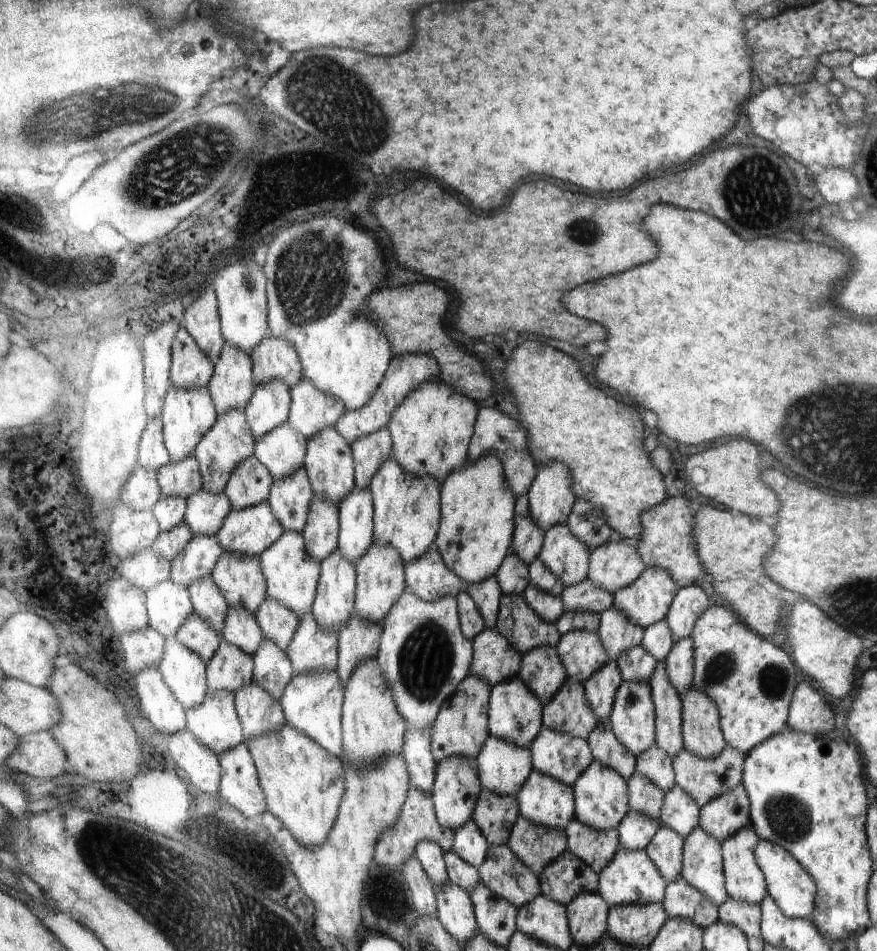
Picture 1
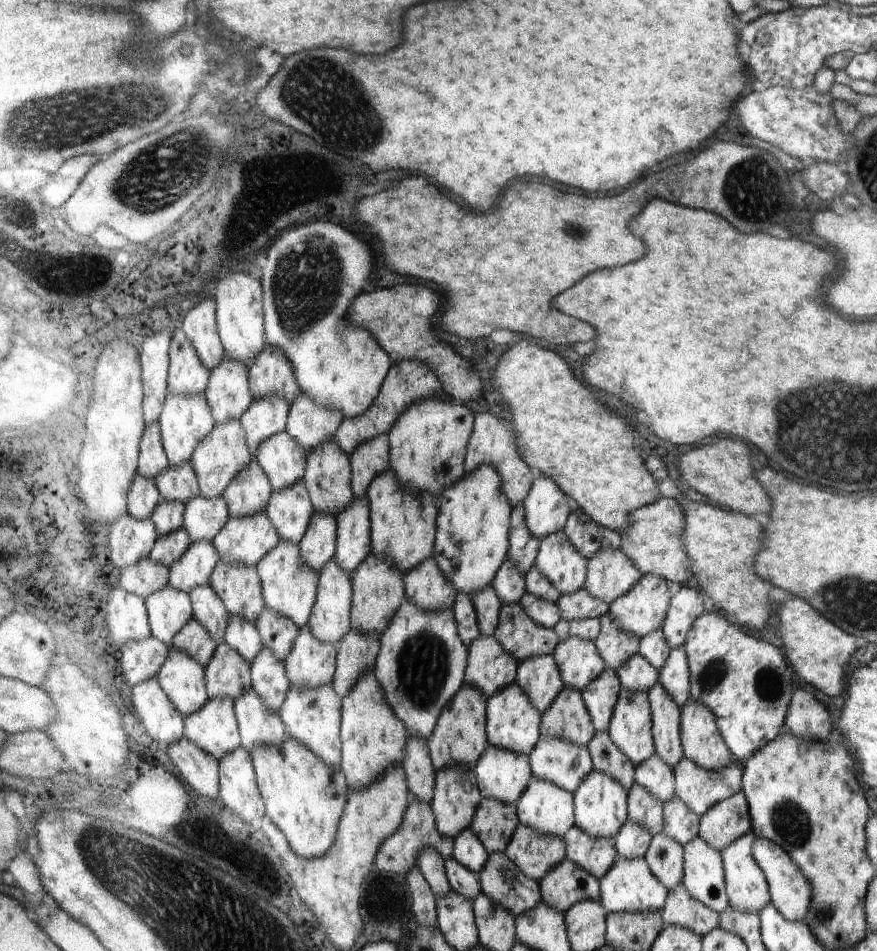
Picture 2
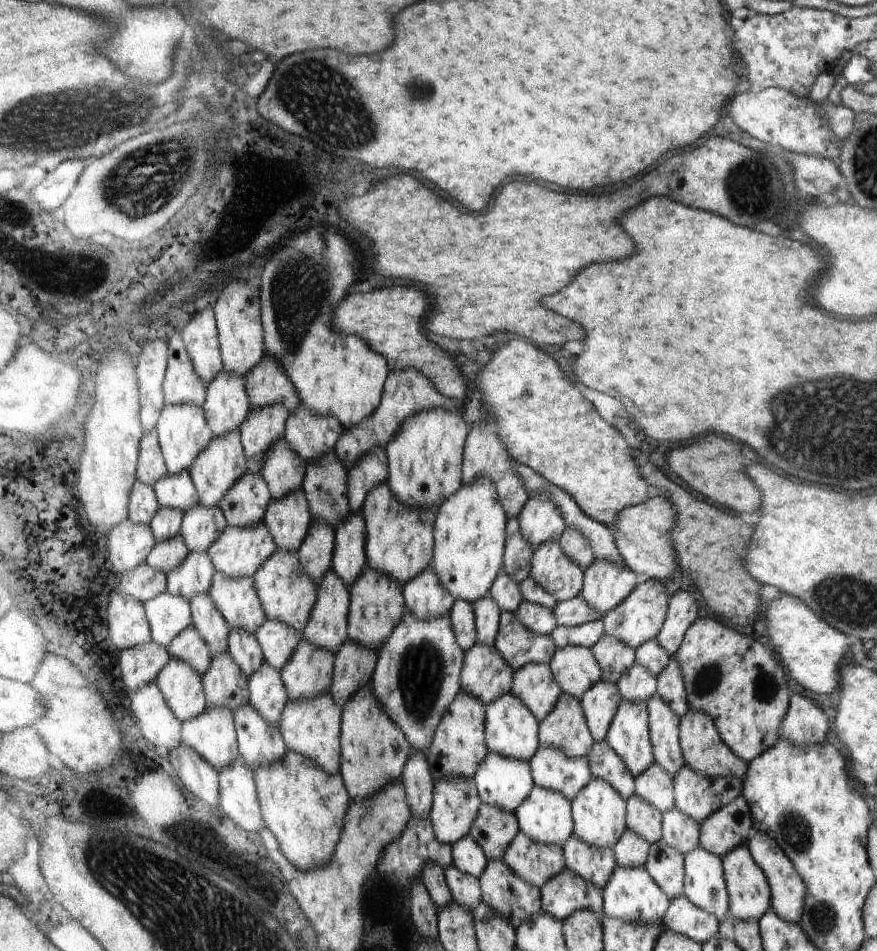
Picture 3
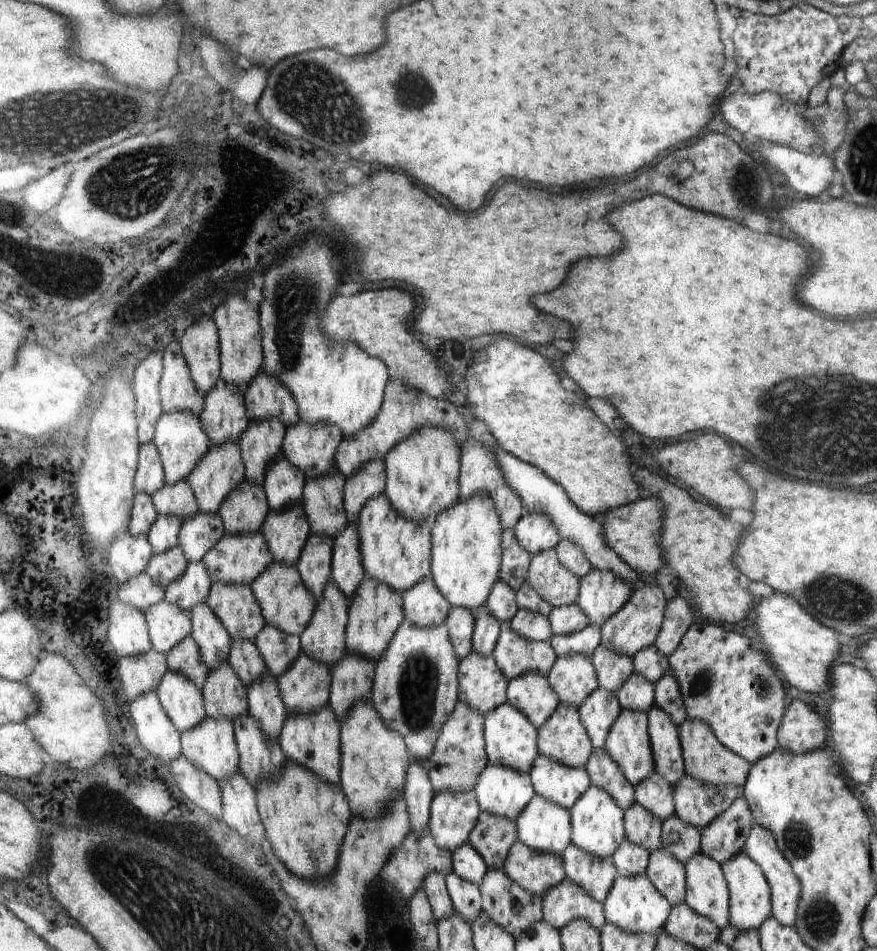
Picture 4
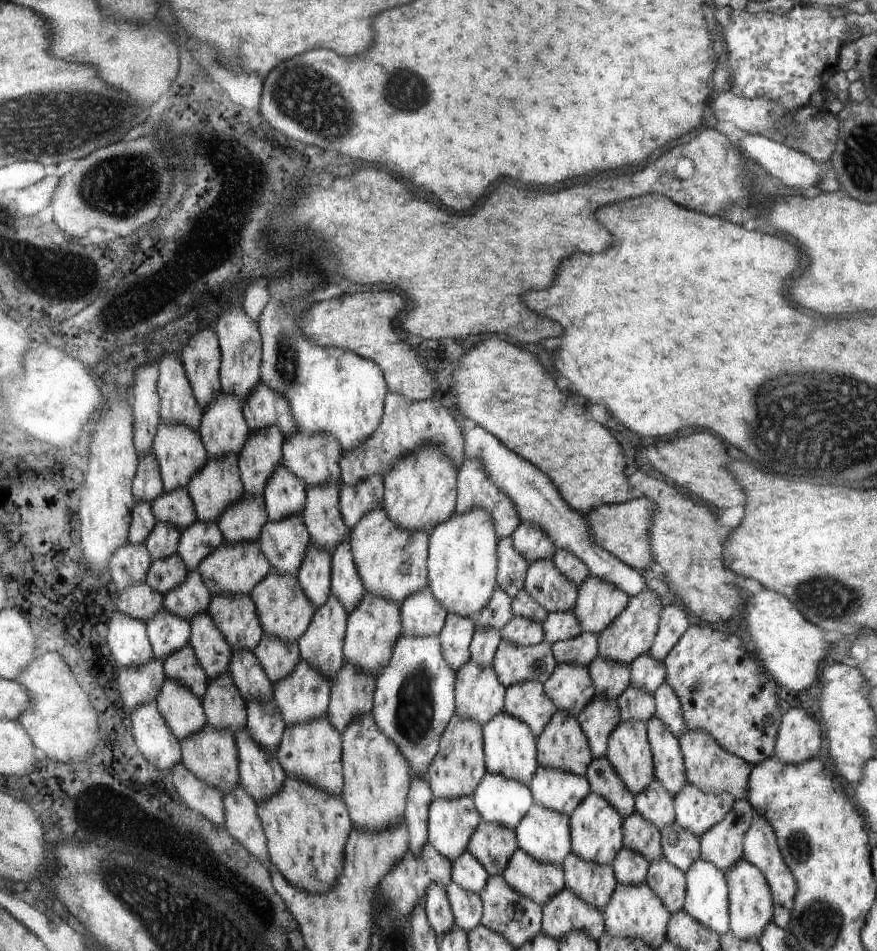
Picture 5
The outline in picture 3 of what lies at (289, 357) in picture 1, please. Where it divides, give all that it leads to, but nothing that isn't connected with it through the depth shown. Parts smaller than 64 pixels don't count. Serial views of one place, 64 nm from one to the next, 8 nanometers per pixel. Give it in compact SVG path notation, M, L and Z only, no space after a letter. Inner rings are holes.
M265 355L244 377L252 409L284 405L290 414L301 402L289 374L278 360L270 355Z

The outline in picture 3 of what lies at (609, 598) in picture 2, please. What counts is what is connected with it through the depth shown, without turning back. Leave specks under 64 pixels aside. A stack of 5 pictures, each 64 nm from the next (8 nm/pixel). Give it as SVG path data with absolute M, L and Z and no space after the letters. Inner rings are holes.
M594 559L584 570L584 581L580 594L606 614L633 592L639 580L638 574L626 564Z

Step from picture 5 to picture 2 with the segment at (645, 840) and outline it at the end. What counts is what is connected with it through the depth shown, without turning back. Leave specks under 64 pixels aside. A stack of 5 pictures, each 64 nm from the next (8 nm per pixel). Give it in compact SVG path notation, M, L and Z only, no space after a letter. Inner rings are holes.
M634 782L628 790L628 817L630 821L644 825L654 836L663 830L663 802Z

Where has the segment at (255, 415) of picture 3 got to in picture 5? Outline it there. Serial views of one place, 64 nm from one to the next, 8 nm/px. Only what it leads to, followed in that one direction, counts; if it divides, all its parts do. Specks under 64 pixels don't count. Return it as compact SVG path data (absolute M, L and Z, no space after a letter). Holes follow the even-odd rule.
M276 425L249 433L237 454L244 495L262 493L274 470L284 463L284 439Z

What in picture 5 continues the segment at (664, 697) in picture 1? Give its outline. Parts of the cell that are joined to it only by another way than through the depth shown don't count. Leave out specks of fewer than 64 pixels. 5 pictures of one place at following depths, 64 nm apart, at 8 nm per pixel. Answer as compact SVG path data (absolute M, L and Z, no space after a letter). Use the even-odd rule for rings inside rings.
M656 716L648 720L646 730L652 747L656 779L665 792L674 798L689 783L685 774L685 762L682 762L684 752L680 752L681 744L678 744L676 736L668 732Z

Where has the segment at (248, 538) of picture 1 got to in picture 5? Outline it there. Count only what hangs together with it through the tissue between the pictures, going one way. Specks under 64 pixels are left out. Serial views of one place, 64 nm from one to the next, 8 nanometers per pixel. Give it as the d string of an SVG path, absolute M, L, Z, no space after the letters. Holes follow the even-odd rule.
M260 540L241 543L224 543L216 552L206 557L199 569L204 575L206 584L211 588L214 595L220 593L236 593L248 595L262 578L268 576L271 564L263 553L259 544Z

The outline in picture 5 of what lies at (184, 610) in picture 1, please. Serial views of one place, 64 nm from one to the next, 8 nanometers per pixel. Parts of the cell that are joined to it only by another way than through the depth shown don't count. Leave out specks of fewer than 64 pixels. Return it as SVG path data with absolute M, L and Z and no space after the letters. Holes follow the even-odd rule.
M167 607L147 623L155 656L158 658L166 660L175 652L191 644L193 637L192 621L174 614Z

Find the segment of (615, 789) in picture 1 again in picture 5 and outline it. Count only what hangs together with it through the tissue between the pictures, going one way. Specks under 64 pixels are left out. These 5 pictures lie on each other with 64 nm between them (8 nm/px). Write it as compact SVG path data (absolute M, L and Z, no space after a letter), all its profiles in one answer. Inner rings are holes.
M590 792L586 802L582 802L582 806L570 816L569 823L572 827L572 852L576 856L600 866L610 866L617 860L624 847L624 821L602 796Z

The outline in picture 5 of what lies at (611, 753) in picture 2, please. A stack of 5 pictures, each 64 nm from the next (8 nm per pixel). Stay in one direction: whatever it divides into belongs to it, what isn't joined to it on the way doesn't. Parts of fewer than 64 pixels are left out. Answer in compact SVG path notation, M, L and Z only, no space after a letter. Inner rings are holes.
M606 757L594 760L586 770L585 778L591 792L602 796L620 814L623 821L635 811L635 796L622 784L620 776L614 772Z

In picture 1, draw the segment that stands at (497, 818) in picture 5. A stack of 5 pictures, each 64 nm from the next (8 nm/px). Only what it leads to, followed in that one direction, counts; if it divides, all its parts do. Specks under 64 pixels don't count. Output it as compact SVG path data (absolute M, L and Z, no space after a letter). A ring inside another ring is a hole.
M490 736L476 759L481 788L499 795L515 797L533 769L528 747L498 737Z

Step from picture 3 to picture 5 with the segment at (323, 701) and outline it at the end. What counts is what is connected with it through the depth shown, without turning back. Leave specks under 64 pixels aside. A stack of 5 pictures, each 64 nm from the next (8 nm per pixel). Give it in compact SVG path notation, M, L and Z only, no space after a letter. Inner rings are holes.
M327 714L326 717L320 717L313 721L286 726L275 754L287 776L298 777L330 794L341 794L344 788L344 749L341 732L330 722Z

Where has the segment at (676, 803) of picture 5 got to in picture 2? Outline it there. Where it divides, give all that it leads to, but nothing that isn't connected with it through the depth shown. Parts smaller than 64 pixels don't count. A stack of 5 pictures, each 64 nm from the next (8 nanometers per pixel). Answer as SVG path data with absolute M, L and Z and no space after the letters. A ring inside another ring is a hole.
M683 758L676 763L673 773L677 799L690 807L699 818L706 814L717 802L733 797L734 794L742 791L744 785L744 763L738 759L732 759L725 767L718 770L710 770L697 765L692 759Z

